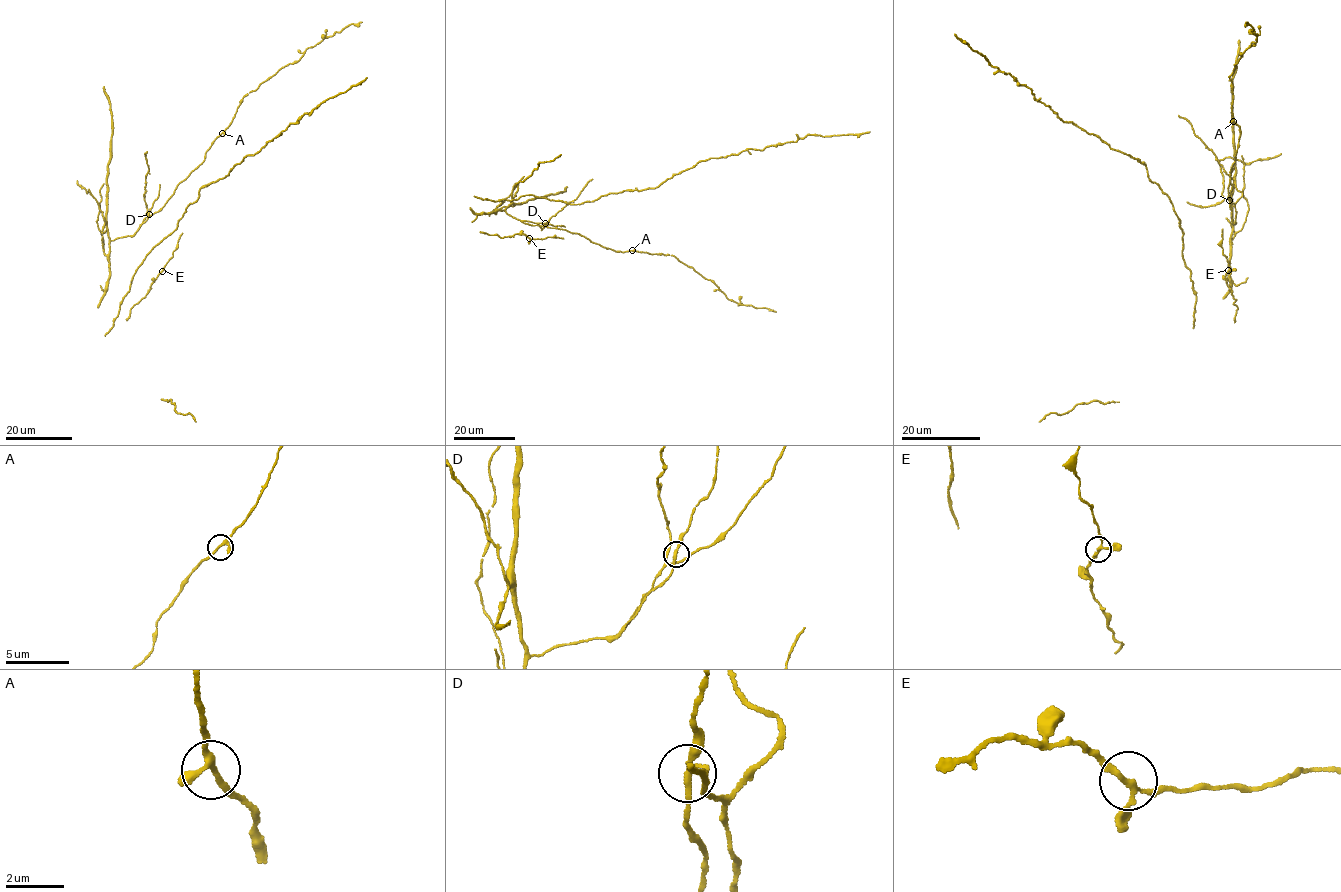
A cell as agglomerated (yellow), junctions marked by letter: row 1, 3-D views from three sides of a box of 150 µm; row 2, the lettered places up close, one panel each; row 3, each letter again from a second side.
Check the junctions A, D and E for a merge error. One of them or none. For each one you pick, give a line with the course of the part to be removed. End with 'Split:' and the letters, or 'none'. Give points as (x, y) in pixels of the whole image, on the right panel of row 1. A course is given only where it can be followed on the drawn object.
Split: none

